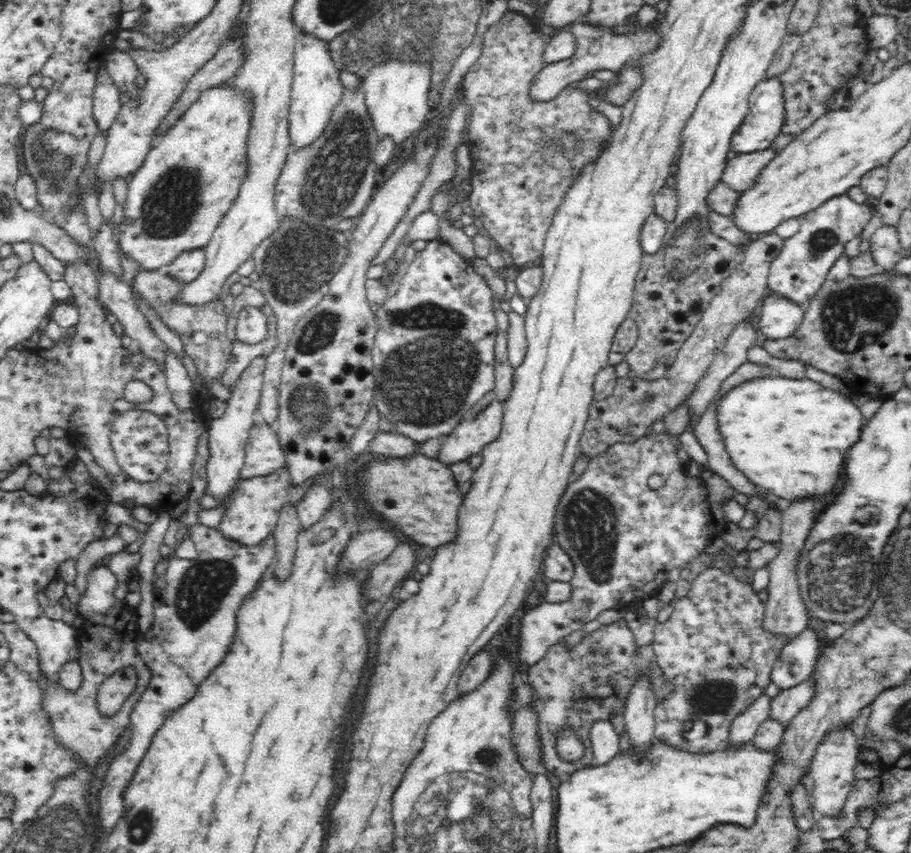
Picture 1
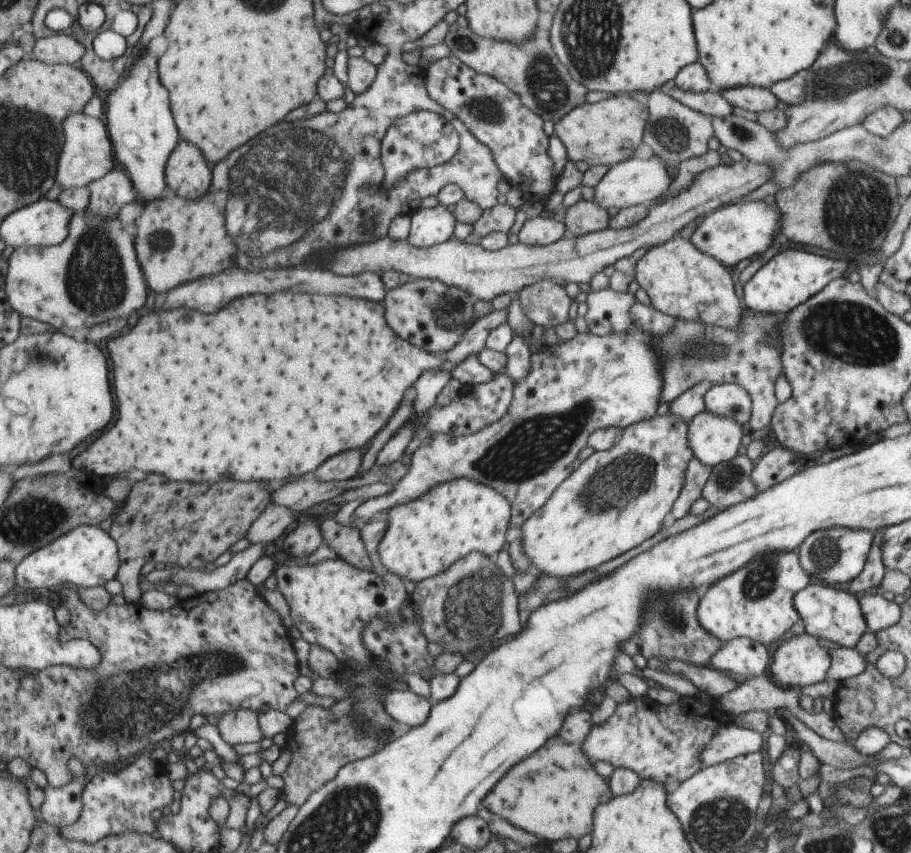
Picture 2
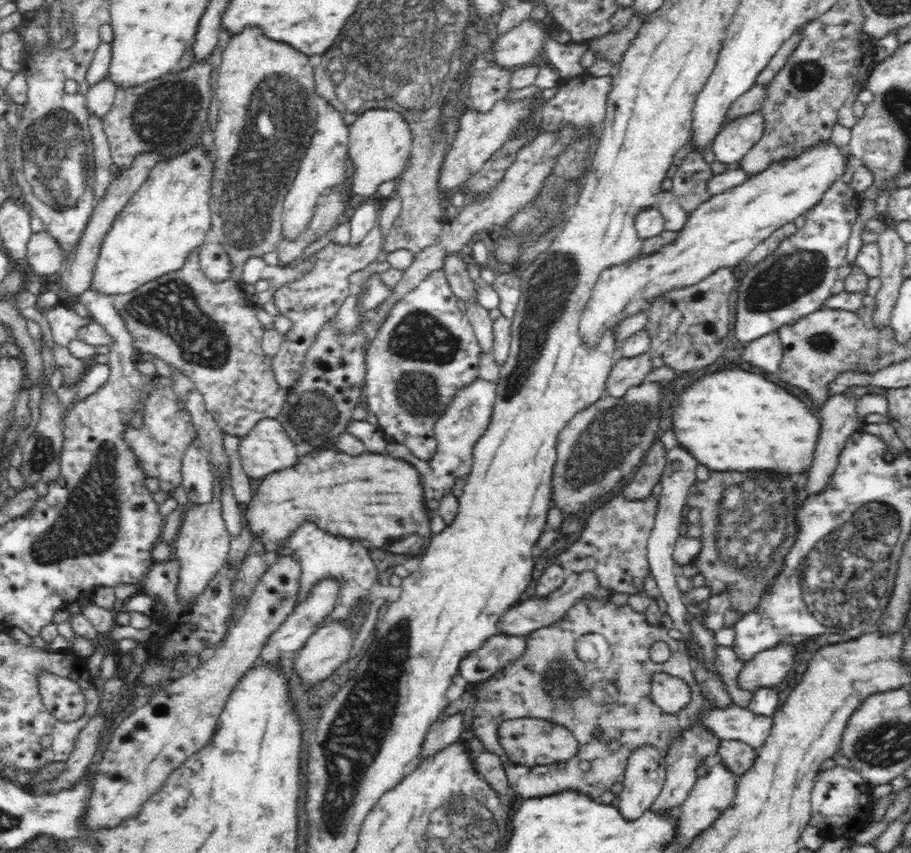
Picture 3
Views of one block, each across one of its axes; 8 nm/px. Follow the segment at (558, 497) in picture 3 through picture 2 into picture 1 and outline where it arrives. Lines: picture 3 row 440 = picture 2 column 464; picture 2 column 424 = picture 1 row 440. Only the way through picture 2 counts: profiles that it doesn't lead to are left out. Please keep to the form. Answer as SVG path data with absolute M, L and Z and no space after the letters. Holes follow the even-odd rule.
M775 232L753 237L743 247L744 260L731 271L722 282L720 292L708 304L692 334L686 338L675 360L662 377L651 381L618 378L613 393L601 401L593 401L589 410L583 436L579 440L578 455L585 454L592 459L597 453L616 442L629 442L640 438L656 420L662 420L680 406L696 388L716 354L723 349L732 330L744 320L752 317L760 307L760 300L766 292L770 266L780 254L785 239Z

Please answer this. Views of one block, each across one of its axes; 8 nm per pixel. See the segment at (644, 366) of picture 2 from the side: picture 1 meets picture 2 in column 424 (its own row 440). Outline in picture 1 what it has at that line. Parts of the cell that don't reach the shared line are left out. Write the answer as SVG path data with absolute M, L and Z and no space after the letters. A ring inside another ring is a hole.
M493 400L472 420L462 420L450 434L440 438L440 462L456 464L481 453L500 434L503 403Z

